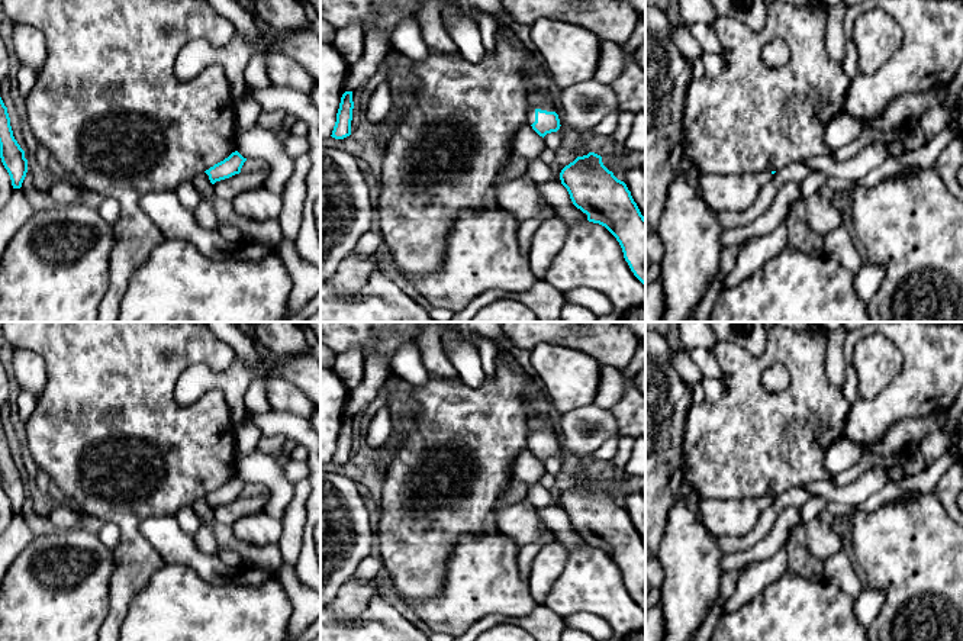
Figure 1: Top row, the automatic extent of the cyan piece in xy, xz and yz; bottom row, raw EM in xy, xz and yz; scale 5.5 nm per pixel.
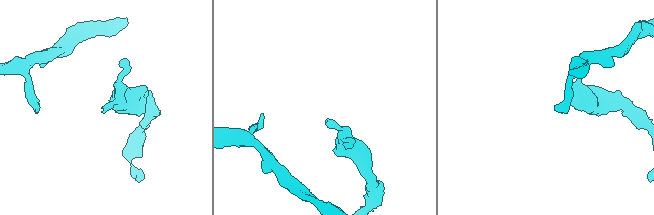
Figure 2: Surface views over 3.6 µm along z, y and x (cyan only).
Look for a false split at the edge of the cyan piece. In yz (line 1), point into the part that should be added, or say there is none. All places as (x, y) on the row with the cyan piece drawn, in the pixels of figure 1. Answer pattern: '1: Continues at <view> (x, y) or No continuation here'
1: No continuation here

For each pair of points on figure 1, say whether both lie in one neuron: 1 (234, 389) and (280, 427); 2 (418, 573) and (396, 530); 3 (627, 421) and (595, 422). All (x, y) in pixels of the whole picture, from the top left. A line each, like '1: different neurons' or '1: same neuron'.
1: different neurons
2: same neuron
3: different neurons

